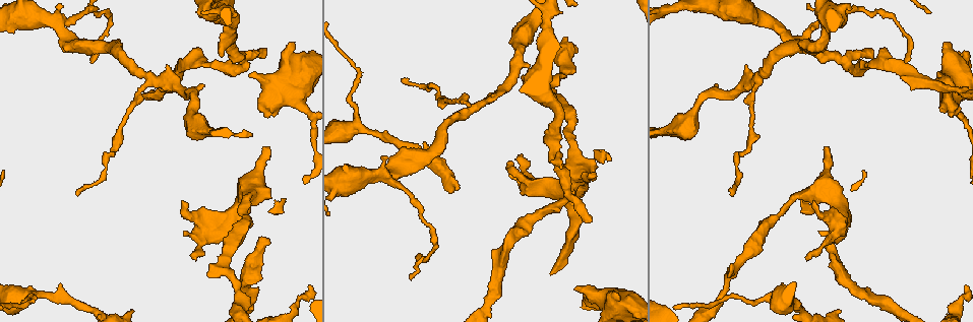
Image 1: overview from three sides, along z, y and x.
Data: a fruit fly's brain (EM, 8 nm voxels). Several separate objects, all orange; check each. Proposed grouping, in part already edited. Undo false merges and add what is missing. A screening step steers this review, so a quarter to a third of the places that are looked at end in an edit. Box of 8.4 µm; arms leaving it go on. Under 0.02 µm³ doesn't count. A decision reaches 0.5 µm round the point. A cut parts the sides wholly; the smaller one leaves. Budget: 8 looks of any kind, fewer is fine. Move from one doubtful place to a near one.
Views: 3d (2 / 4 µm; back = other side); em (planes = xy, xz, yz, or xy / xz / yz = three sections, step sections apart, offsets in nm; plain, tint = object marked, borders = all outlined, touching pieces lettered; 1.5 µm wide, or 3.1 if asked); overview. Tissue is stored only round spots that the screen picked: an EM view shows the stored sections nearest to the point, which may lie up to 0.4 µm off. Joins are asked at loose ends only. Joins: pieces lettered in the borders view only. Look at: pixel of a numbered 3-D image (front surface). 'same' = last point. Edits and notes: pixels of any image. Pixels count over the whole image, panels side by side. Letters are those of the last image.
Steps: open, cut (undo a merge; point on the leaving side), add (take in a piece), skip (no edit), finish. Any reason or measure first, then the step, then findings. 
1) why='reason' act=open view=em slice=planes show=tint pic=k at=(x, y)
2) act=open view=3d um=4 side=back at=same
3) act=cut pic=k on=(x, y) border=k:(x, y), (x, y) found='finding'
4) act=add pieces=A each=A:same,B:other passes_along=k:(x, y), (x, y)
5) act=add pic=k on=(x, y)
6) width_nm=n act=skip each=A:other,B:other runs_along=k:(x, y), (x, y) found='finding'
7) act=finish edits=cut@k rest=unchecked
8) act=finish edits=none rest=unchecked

why='an open end' act=open view=3d um=2 pic=1 at=(266, 49)

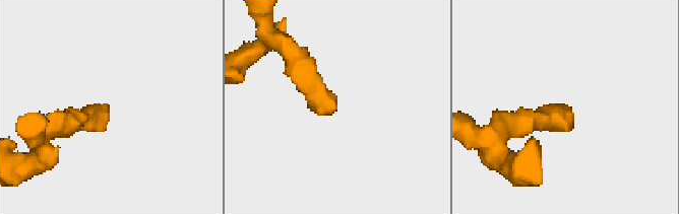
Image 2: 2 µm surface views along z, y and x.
act=open view=em slice=yz step=8 show=borders pic=2 at=(567, 107)

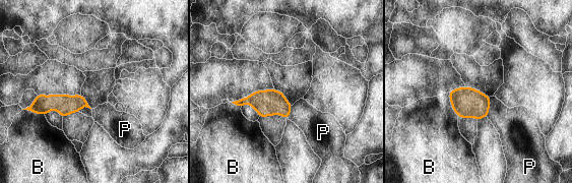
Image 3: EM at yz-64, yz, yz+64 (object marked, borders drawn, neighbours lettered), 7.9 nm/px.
why='another direction' act=open view=em slice=xy step=8 show=borders at=same

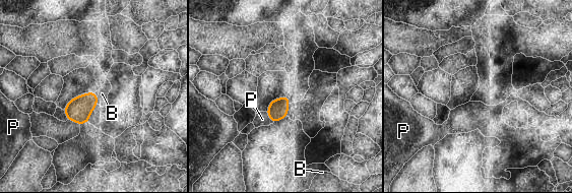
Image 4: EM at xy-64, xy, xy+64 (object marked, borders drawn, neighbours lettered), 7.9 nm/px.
act=skip each=B:other,P:other border=4:(265, 112), (273, 122) found='none of them fits'

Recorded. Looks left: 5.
why='free end' act=open view=3d um=2 pic=1 at=(251, 77)

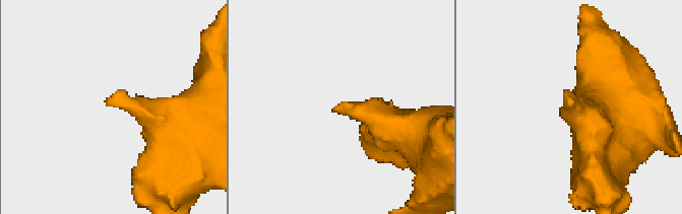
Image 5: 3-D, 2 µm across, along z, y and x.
act=open view=em slice=planes show=borders pic=5 at=(573, 103)

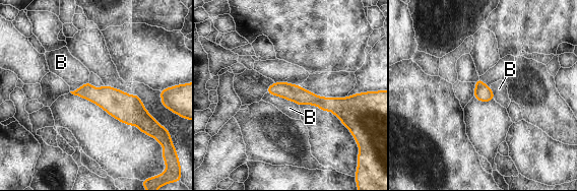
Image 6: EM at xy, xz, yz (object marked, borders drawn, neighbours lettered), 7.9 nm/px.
act=skip each=B:other runs_along=6:(269, 90), (324, 104), (354, 98) found='none of them fits'

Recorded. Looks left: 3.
why='free end' act=open view=em slice=yz step=4 show=plain pic=1 at=(520, 157)

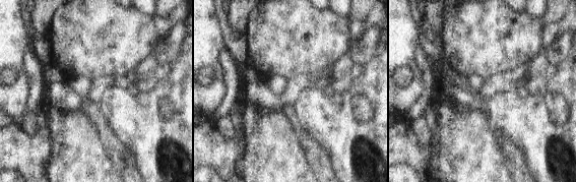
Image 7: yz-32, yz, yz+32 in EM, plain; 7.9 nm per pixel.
why='what lies round it' act=open view=em slice=yz step=4 show=borders at=same

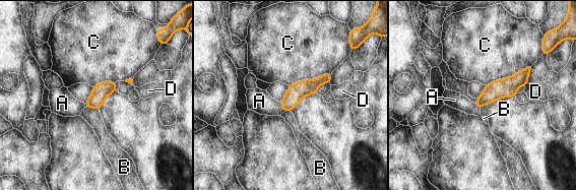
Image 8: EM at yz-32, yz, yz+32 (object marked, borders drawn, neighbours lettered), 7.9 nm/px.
width_nm=140 longest_contact=C:400nm act=add pieces=A each=A:same,B:other,C:other,D:other found='the cell continues'

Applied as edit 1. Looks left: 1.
act=finish edits=add@8 rest=unchecked

